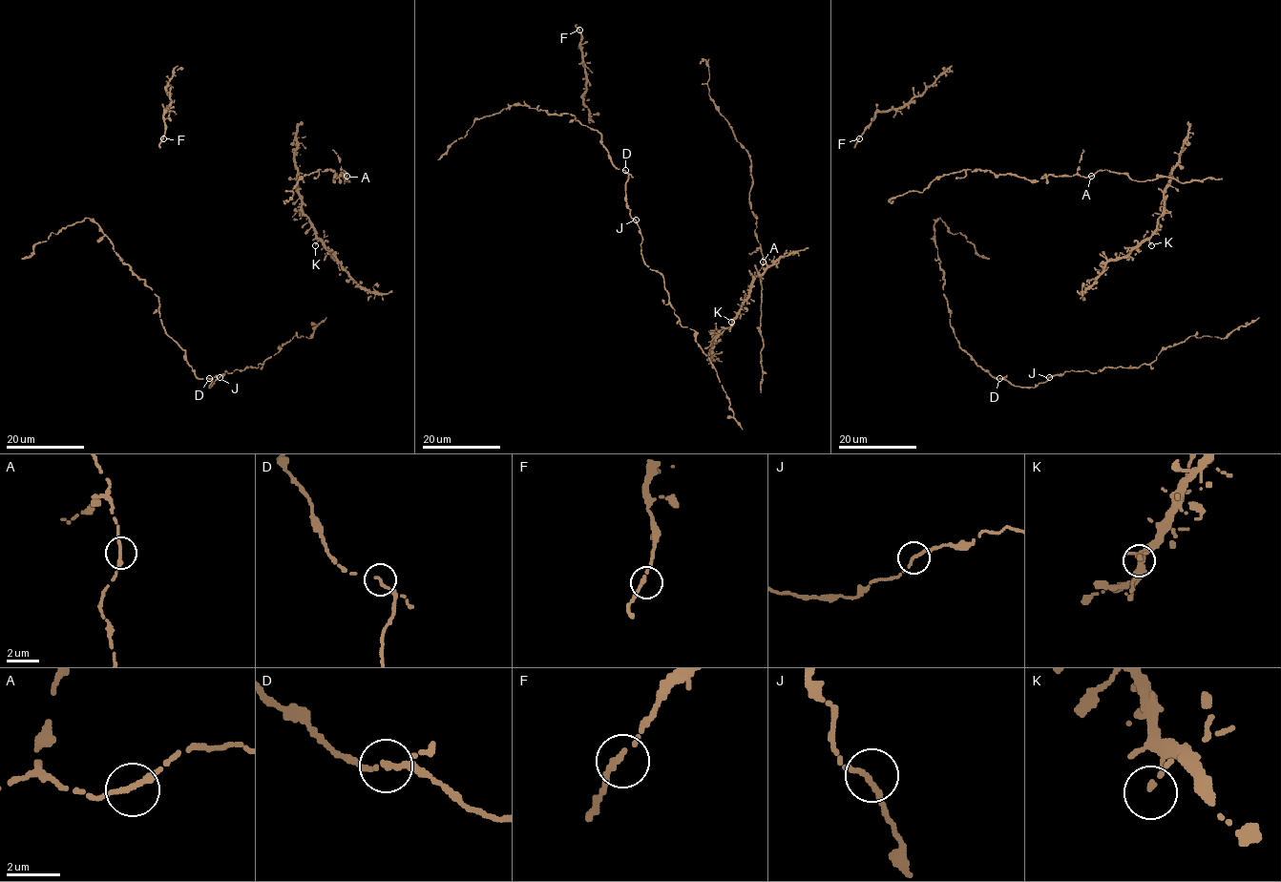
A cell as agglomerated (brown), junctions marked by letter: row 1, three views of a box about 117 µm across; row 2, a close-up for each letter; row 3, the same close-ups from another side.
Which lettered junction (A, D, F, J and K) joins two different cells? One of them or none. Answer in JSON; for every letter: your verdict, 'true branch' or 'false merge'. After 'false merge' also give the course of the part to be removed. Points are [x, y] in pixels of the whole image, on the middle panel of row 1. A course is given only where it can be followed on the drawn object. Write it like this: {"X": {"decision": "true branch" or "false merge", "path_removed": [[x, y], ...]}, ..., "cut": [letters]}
{"A": {"decision": "true branch"}, "D": {"decision": "true branch"}, "F": {"decision": "true branch"}, "J": {"decision": "true branch"}, "K": {"decision": "true branch"}, "cut": []}

